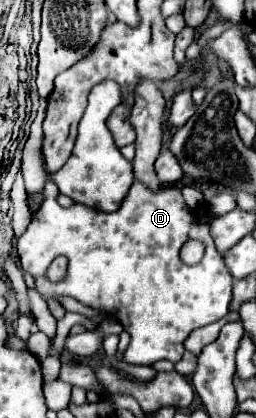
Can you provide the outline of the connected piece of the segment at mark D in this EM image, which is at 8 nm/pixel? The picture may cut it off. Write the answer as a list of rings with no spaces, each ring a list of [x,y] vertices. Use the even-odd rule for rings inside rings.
[[[52,180],[44,184],[40,194],[44,196],[40,208],[32,214],[32,222],[28,224],[26,232],[16,238],[16,250],[22,270],[32,274],[36,290],[42,296],[54,300],[58,296],[72,296],[82,304],[88,304],[92,308],[104,308],[104,312],[112,312],[112,316],[120,320],[120,324],[132,338],[130,346],[122,356],[122,362],[152,366],[158,360],[170,360],[176,364],[184,354],[184,340],[190,336],[192,330],[208,326],[228,314],[228,306],[232,302],[232,276],[226,270],[222,256],[218,256],[218,250],[208,234],[208,224],[212,216],[208,214],[204,218],[204,208],[194,212],[194,216],[184,206],[180,188],[168,186],[160,188],[160,192],[154,194],[148,192],[144,184],[134,182],[122,206],[112,214],[94,212],[94,208],[88,208],[84,204],[72,204],[70,208],[62,208],[56,200],[60,194],[58,186]],[[188,240],[200,240],[206,246],[204,258],[194,266],[184,264],[180,258],[180,248]],[[58,256],[68,258],[66,280],[50,282],[46,278],[46,270]]]

